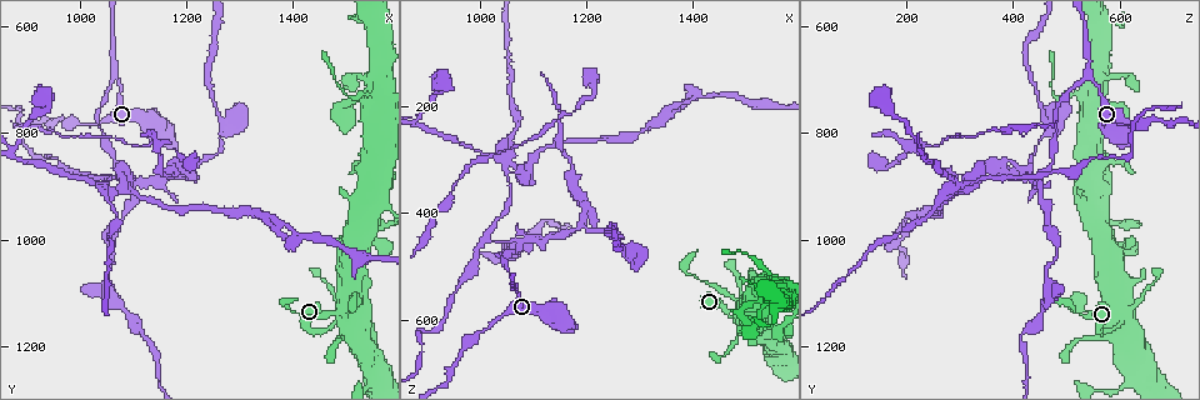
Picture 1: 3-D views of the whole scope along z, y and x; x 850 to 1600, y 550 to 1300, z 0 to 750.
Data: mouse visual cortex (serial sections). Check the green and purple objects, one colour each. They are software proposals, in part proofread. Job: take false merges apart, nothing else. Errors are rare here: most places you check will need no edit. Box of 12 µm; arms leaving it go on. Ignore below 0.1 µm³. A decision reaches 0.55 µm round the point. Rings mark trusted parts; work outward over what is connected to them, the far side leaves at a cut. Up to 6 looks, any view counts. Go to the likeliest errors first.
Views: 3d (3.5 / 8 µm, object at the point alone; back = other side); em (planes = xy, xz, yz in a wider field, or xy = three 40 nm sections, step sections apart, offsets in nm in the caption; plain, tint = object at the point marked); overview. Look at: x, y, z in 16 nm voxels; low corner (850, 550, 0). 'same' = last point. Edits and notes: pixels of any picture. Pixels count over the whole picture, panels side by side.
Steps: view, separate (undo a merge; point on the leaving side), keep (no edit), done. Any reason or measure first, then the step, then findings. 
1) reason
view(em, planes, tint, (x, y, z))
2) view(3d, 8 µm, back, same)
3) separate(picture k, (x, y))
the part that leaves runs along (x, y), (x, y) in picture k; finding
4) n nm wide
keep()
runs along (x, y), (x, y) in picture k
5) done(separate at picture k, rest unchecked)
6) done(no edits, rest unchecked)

sudden change in width
view(3d, 3.5 µm, (1070, 695, 540))

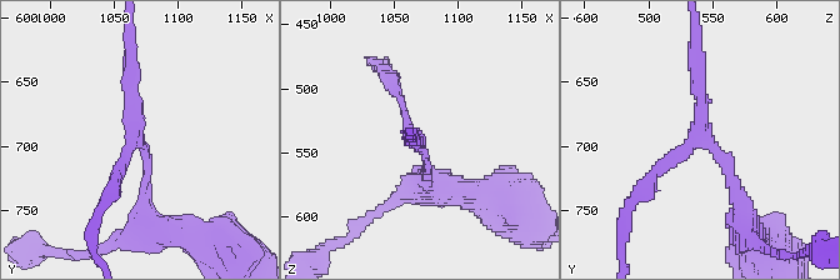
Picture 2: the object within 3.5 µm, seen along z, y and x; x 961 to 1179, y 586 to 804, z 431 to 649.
3 arms; arms of 150, 150, 200 nm; need the tissue
view(em, xy, step 3, tint, (1066, 694, 542))

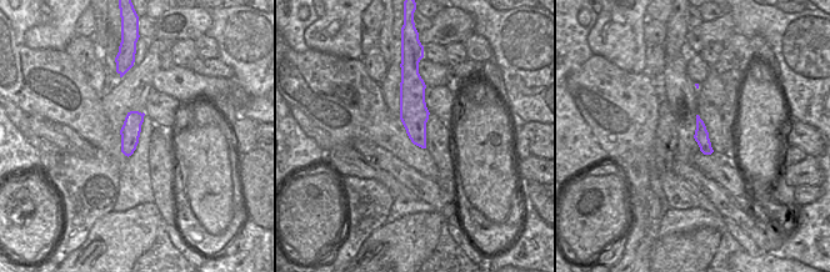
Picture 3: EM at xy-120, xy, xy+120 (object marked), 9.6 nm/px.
keep()
runs along (424, 180), (428, 164), (394, 84) in picture 2; one cell here

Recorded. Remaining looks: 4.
looks like a crossing
view(3d, 3.5 µm, (1080, 880, 455))

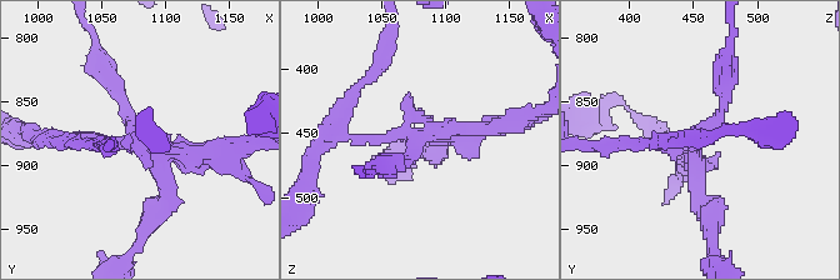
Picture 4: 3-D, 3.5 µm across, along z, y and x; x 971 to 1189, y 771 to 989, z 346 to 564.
view(em, xy, step 3, tint, (1078, 874, 454))

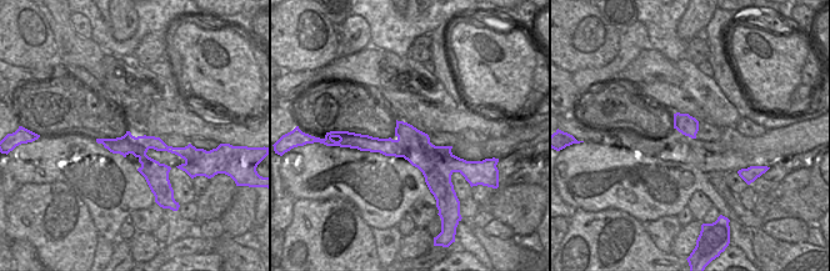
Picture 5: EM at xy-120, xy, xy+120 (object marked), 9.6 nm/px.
separate(picture 4, (504, 128))
the part that leaves runs along (131, 141), (81, 141) in picture 4; two cells meet here

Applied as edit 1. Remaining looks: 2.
view(3d, 3.5 µm, (1090, 1135, 460))

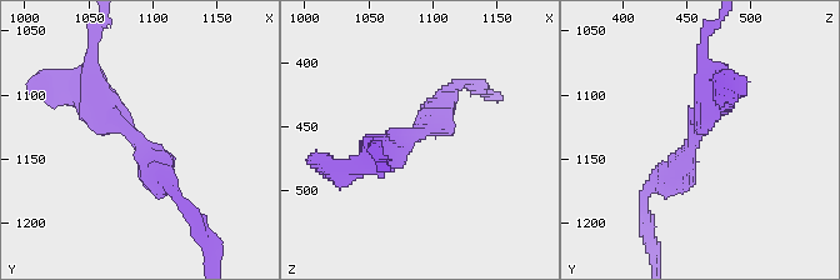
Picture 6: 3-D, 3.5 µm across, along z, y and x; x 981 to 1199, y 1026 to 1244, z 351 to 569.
arms of 350, 400 nm
view(em, xy, step 1, tint, (1086, 1138, 456))

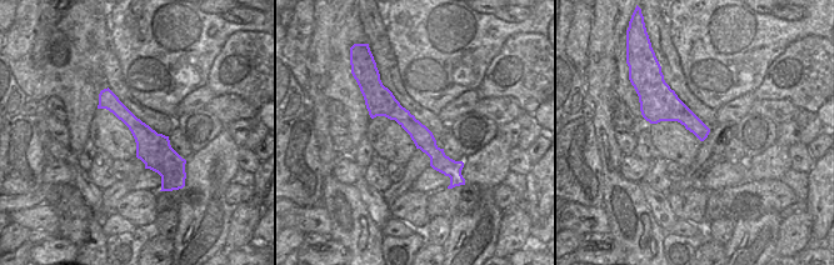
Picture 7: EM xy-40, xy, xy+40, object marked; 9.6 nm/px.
keep()
runs along (384, 91), (384, 99), (452, 174) in picture 7; all the same cell

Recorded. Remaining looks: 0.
done(separate at picture 4, rest unchecked)

